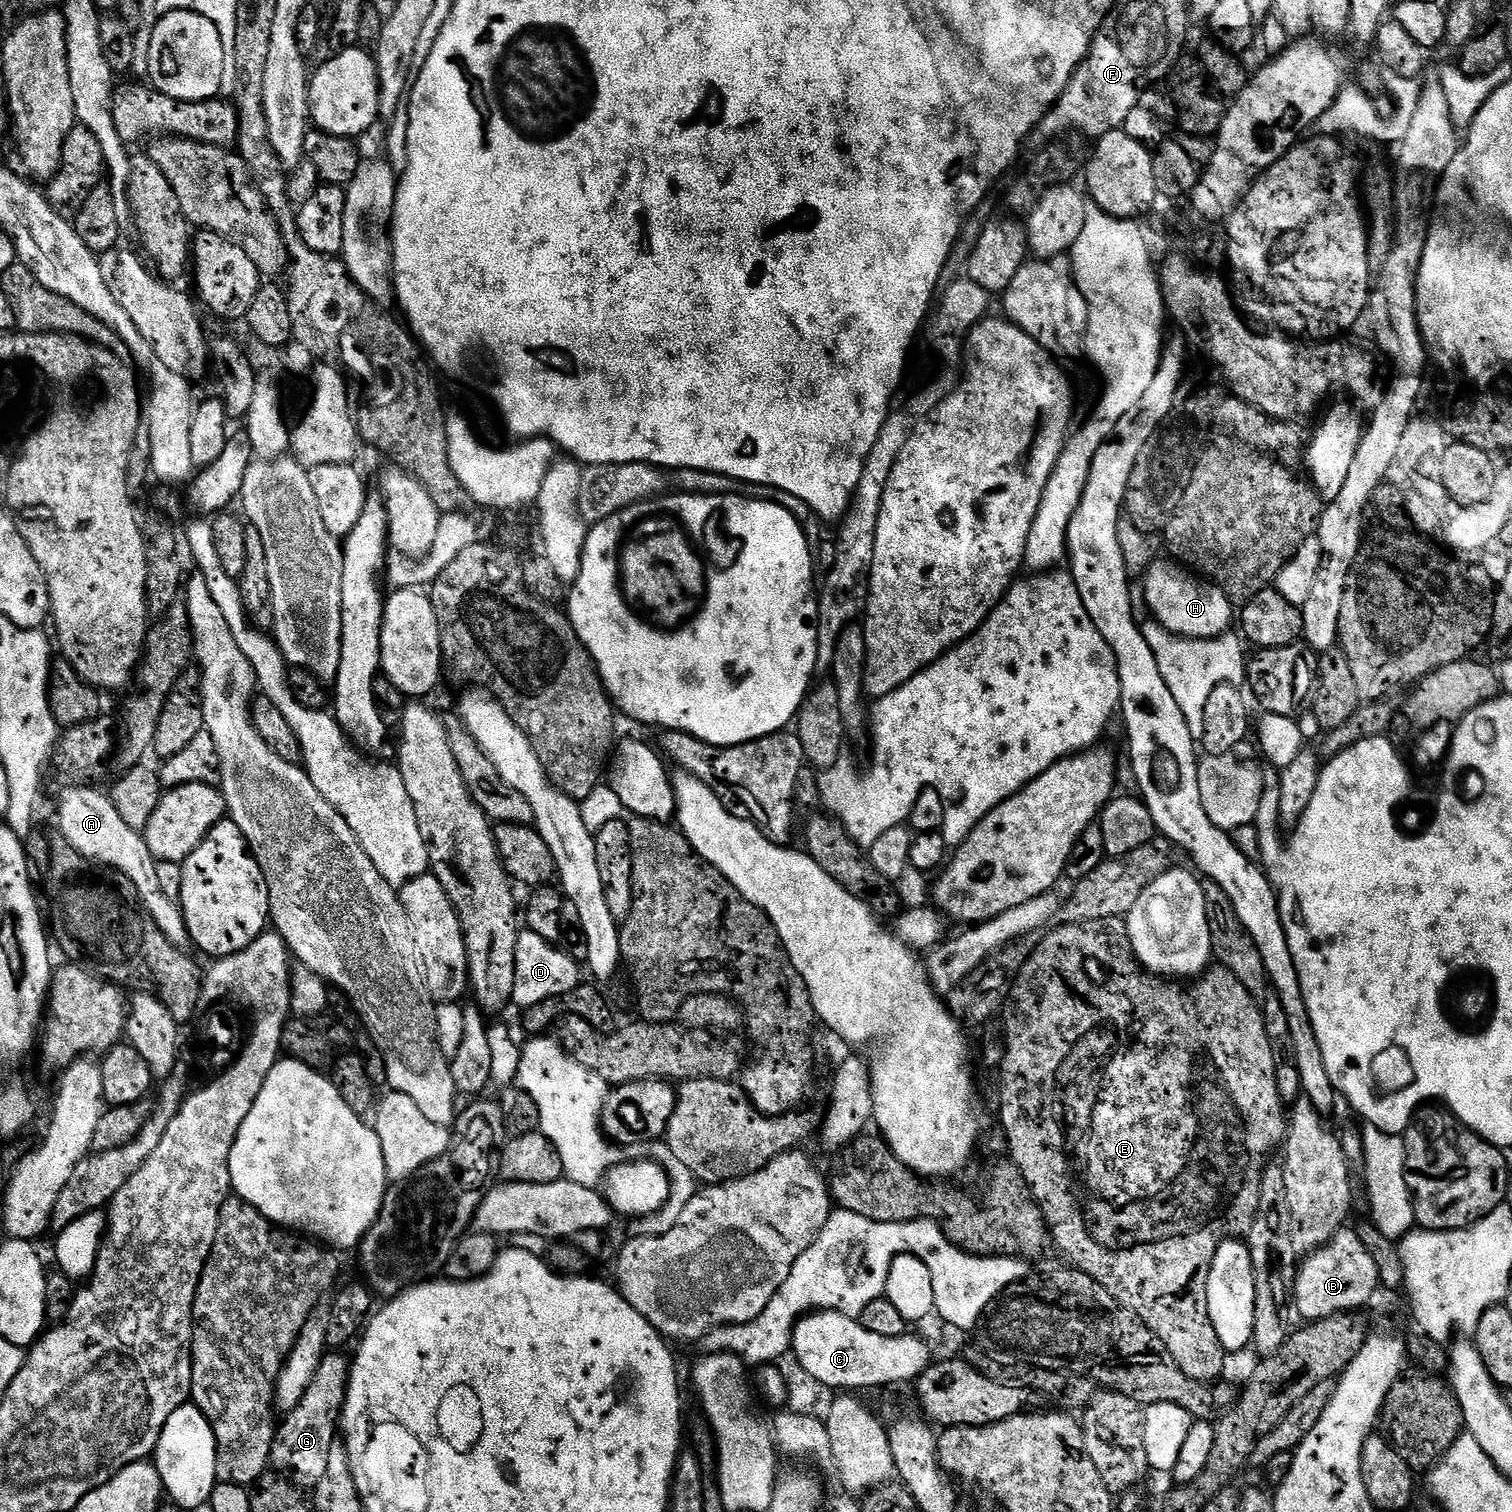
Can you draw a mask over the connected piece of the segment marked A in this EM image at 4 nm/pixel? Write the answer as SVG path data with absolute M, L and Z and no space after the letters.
M68 786L63 789L64 793L60 796L59 835L67 838L70 846L74 846L74 850L82 853L87 860L94 860L101 866L115 868L117 872L126 874L126 878L134 882L140 901L144 904L145 913L150 917L155 928L175 948L187 949L192 944L192 939L186 930L184 911L180 909L177 901L166 898L166 894L162 894L156 869L158 862L150 854L143 835L130 830L130 826L122 822L118 810L114 810L111 799L92 787Z

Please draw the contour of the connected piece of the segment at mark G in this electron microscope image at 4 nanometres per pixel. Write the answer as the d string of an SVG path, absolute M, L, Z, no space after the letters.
M344 1354L325 1355L324 1361L318 1366L302 1402L290 1413L283 1417L282 1423L278 1428L278 1439L274 1445L274 1456L284 1468L292 1468L296 1476L301 1476L304 1480L315 1482L326 1474L326 1466L330 1466L330 1446L338 1440L338 1421L342 1416L344 1402L348 1398L348 1374L350 1371L349 1357Z

